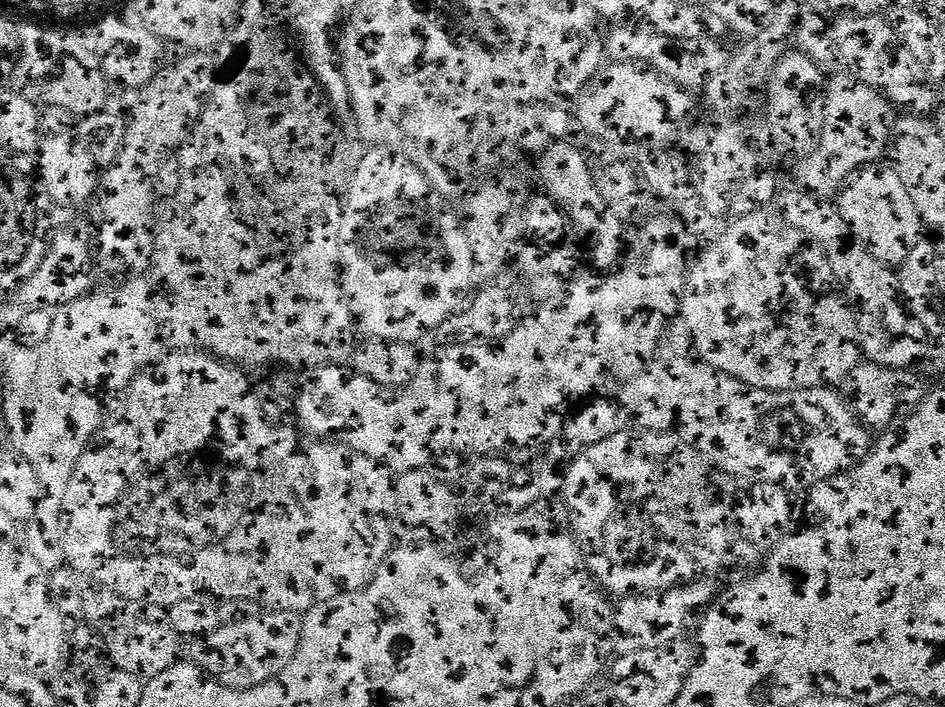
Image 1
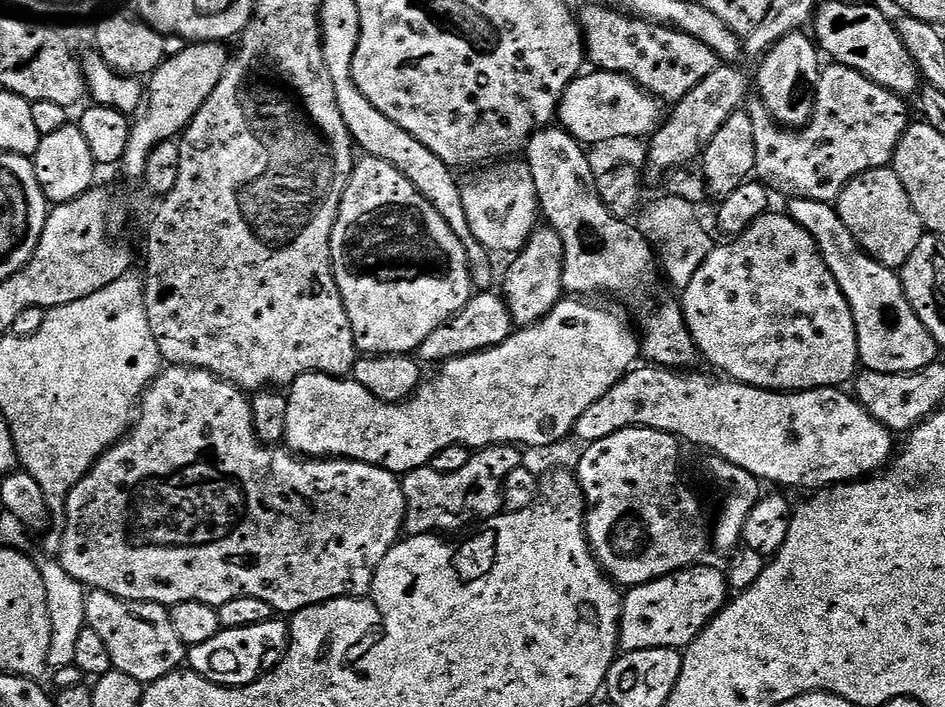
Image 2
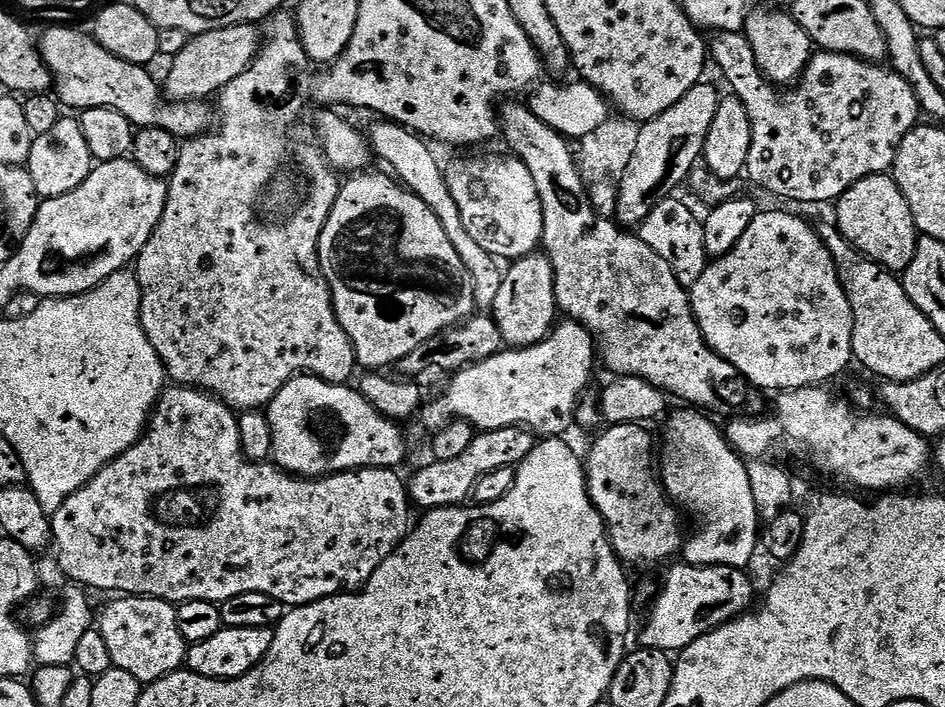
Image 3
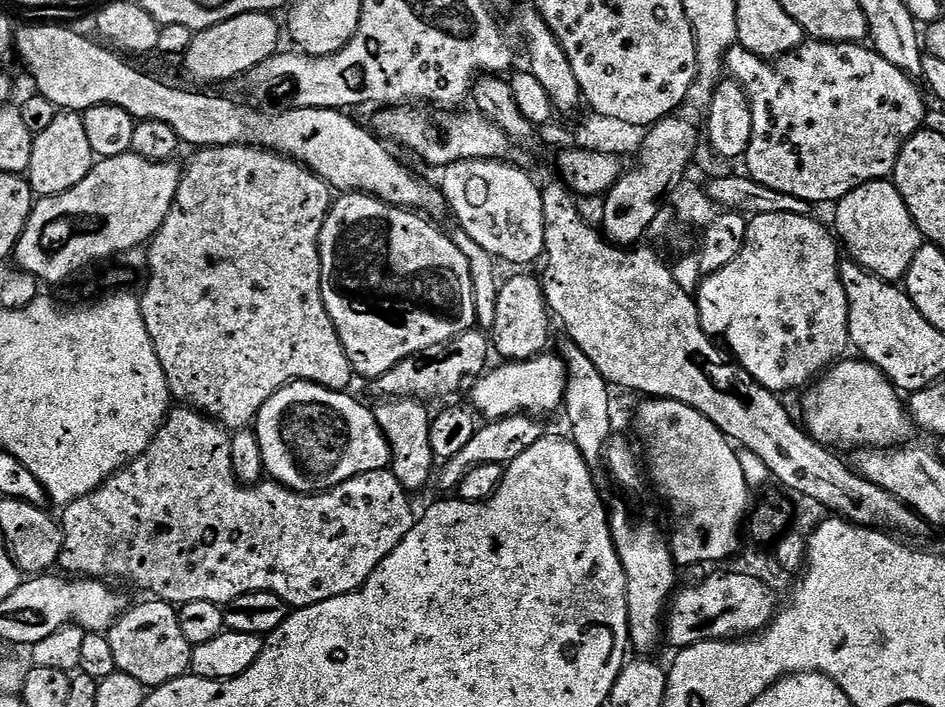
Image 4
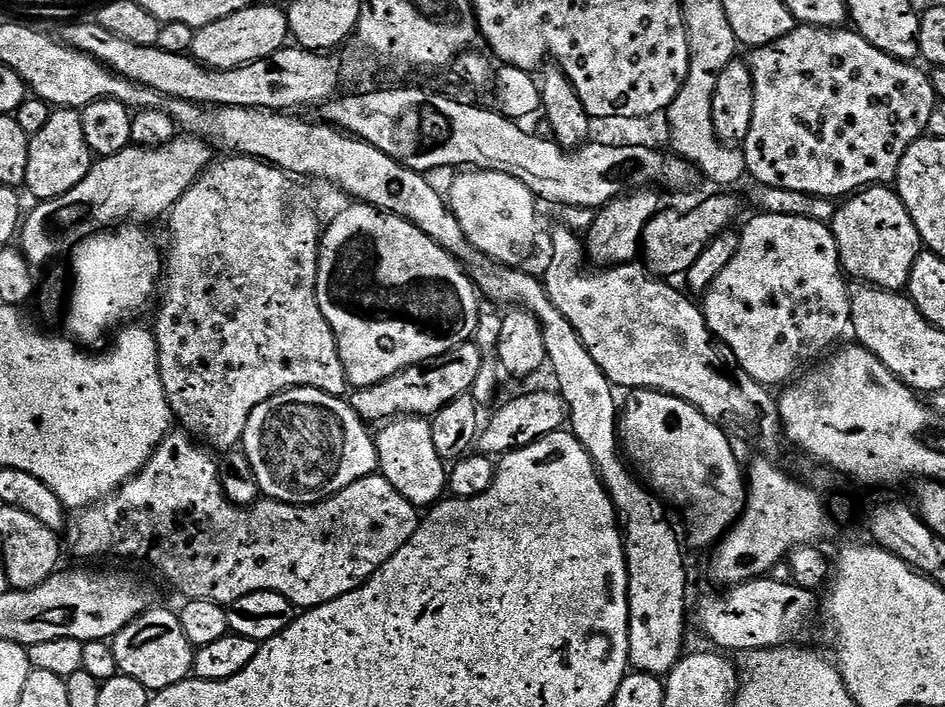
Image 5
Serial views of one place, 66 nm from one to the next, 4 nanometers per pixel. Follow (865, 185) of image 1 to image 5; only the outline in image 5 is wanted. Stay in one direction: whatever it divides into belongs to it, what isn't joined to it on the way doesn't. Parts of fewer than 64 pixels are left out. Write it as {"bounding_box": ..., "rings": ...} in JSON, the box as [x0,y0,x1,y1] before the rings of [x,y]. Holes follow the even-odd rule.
{"bounding_box":[830,186,922,292],"rings":[[[869,186],[855,193],[845,204],[848,204],[845,208],[837,207],[836,216],[830,223],[840,251],[840,267],[853,281],[860,280],[856,282],[863,282],[873,288],[883,288],[885,292],[900,292],[907,289],[911,271],[914,270],[914,262],[922,251],[922,241],[902,198],[891,187]]]}

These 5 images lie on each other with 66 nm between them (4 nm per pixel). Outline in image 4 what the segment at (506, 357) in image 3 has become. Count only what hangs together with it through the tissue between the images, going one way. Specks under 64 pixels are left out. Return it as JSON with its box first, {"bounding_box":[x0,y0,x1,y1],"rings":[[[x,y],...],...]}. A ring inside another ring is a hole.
{"bounding_box":[471,354,568,421],"rings":[[[556,354],[536,356],[533,360],[514,360],[493,367],[485,371],[475,381],[472,388],[471,407],[485,421],[501,420],[504,416],[517,414],[531,414],[541,418],[547,412],[561,411],[564,403],[564,391],[568,385],[568,369],[564,367],[564,361]],[[493,371],[493,372],[492,372]]]}

